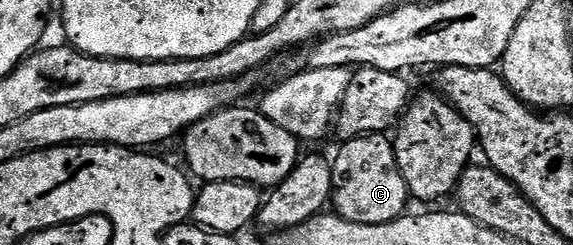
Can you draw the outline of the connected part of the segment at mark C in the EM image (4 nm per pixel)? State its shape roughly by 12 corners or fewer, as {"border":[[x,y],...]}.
{"border":[[383,133],[333,155],[330,206],[381,225],[408,210],[395,144]]}

